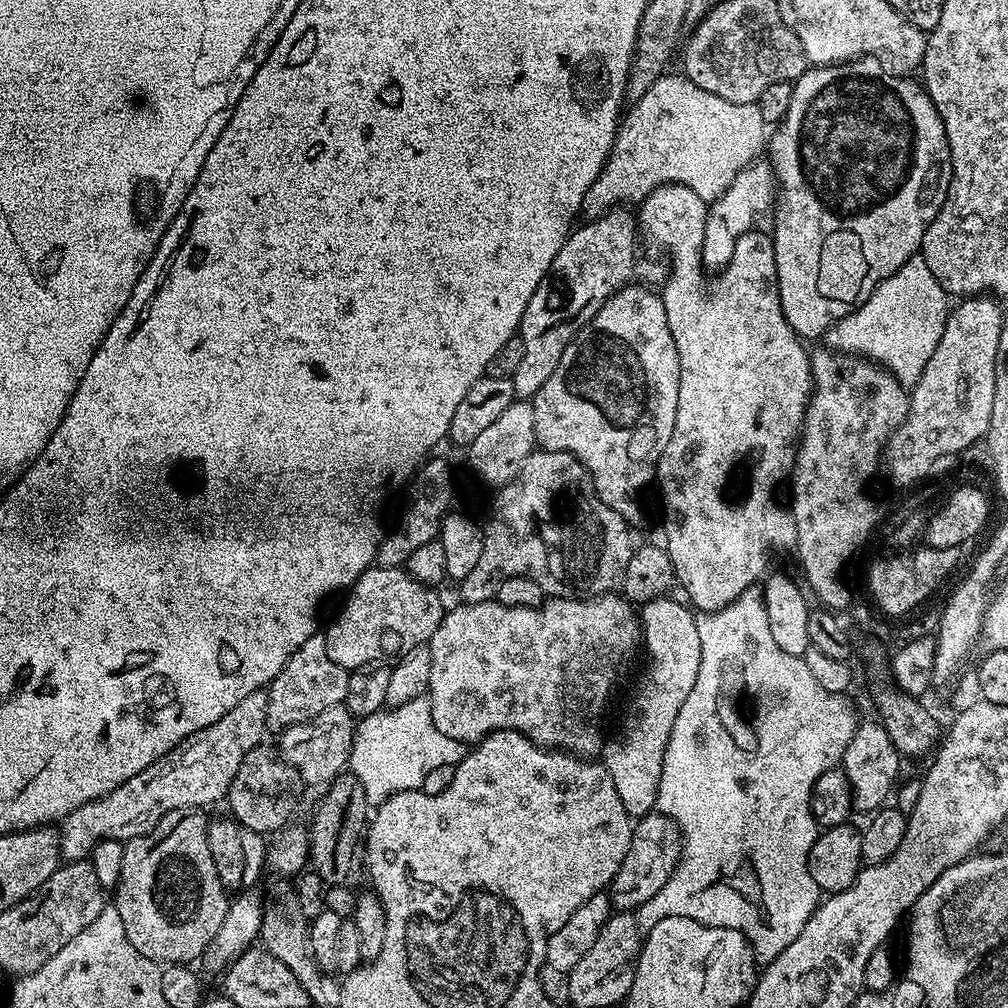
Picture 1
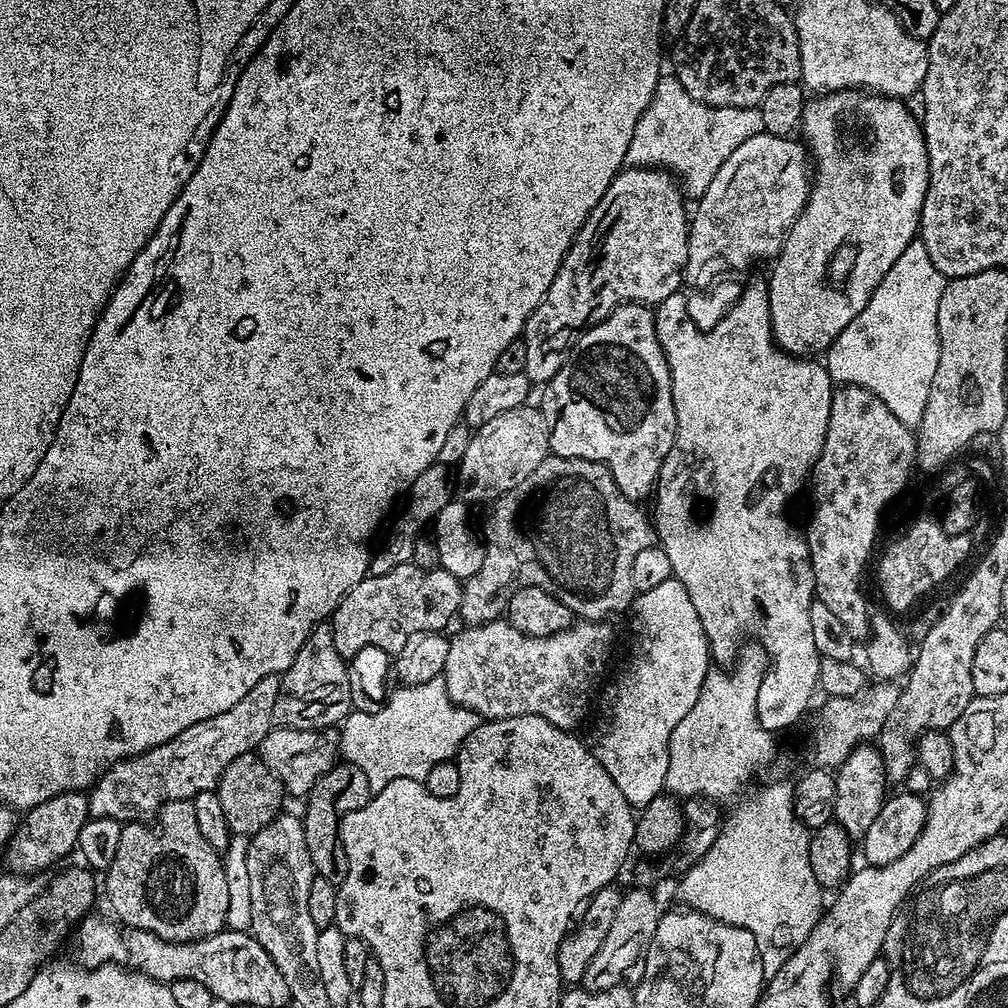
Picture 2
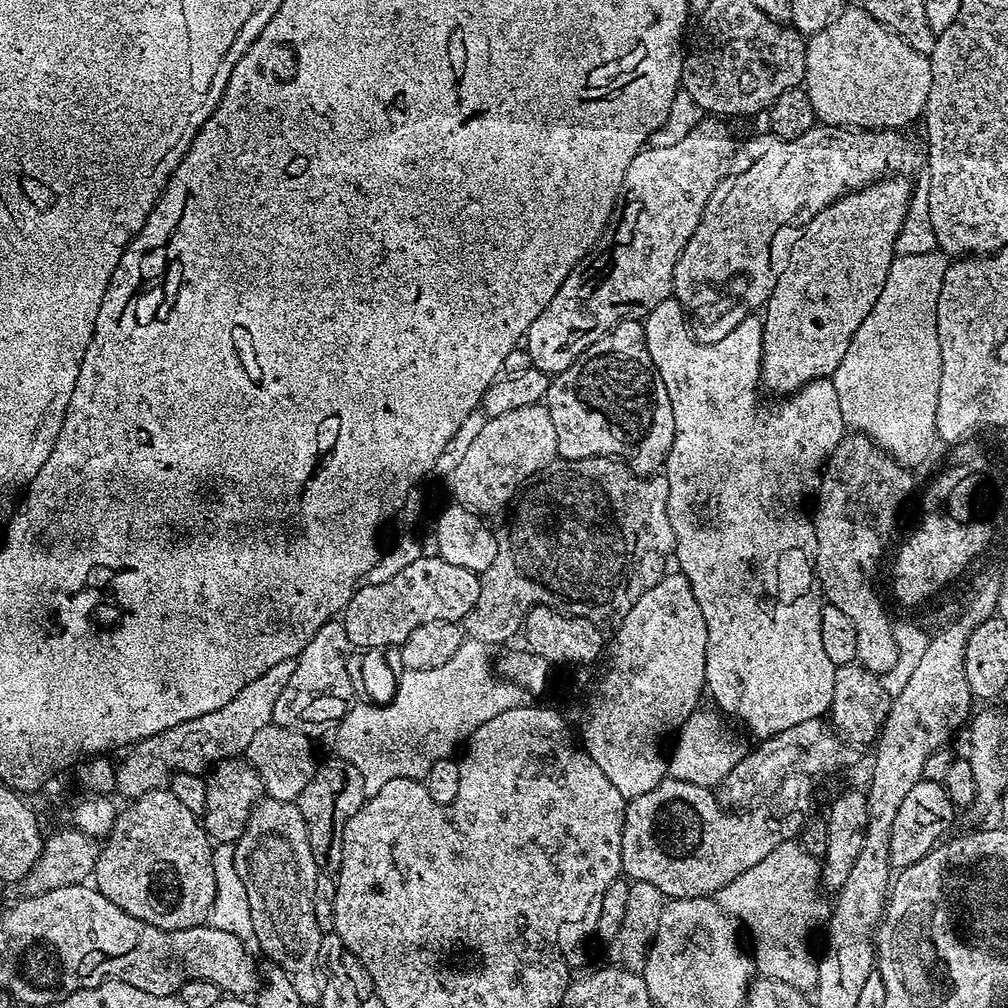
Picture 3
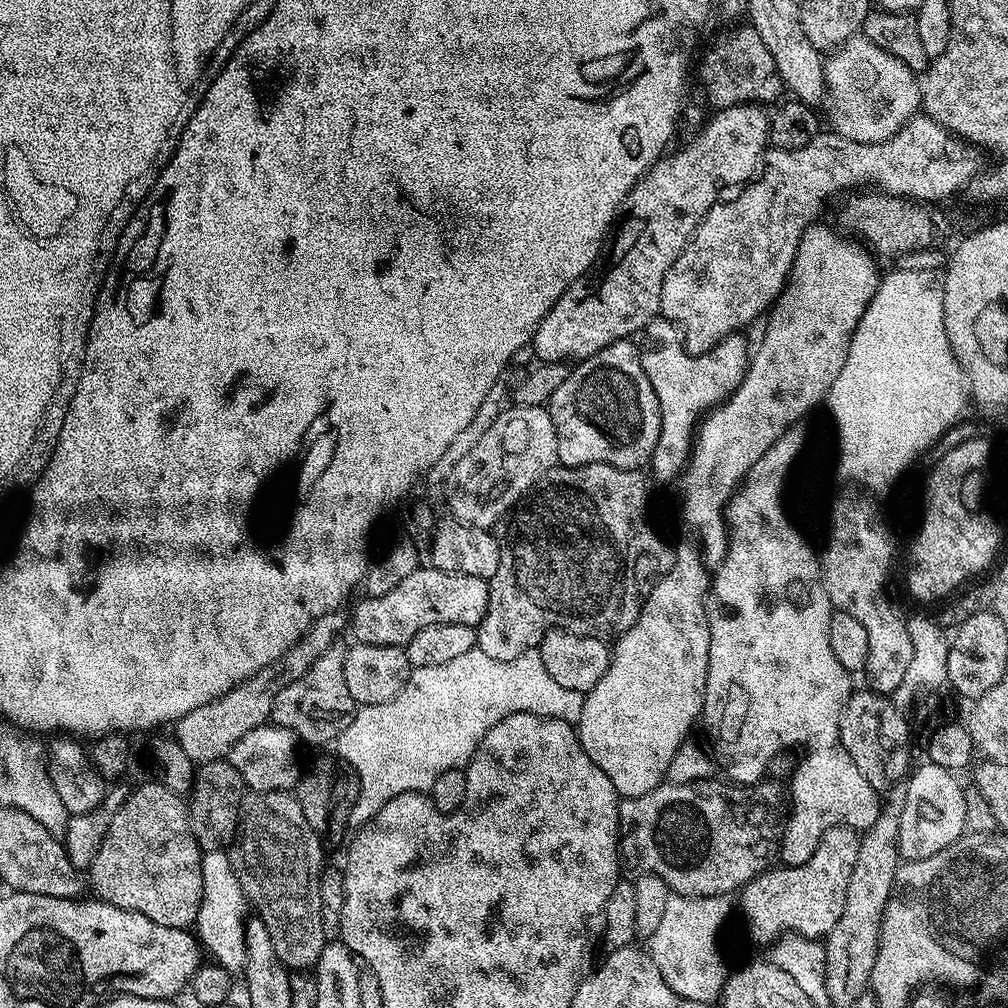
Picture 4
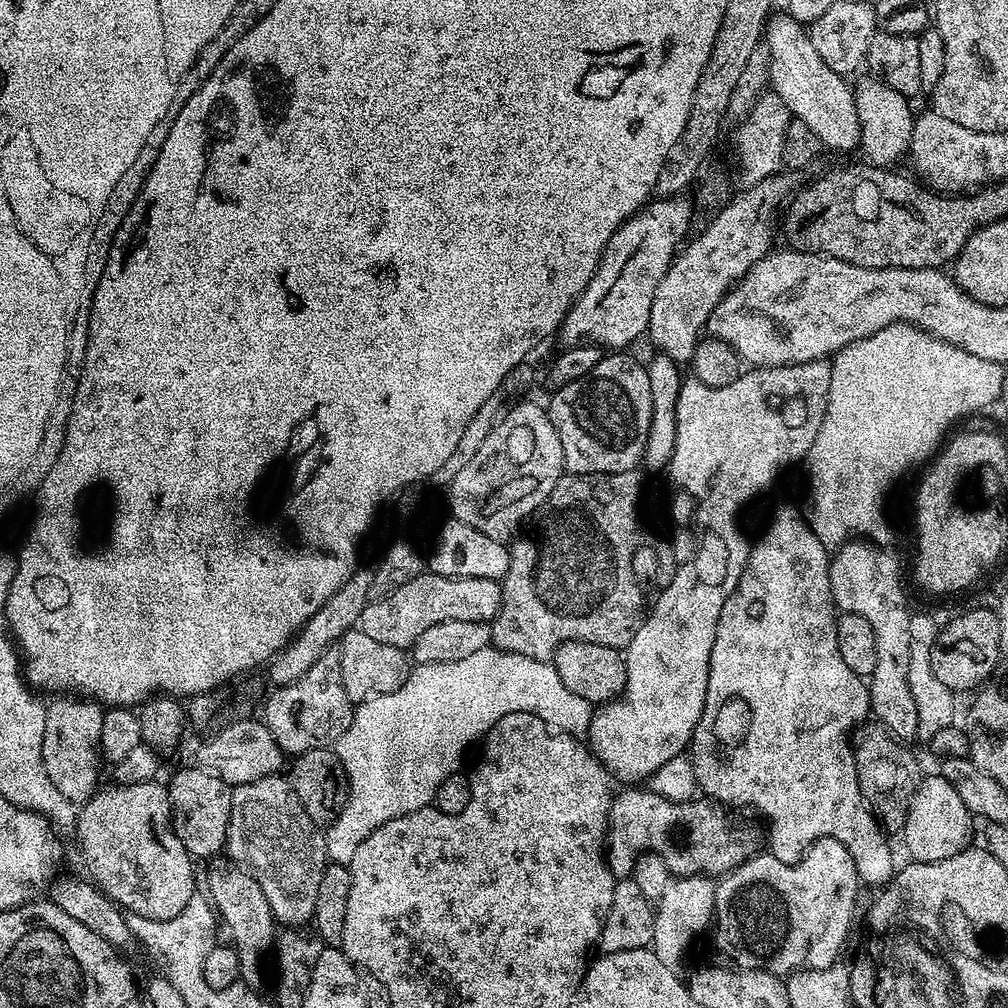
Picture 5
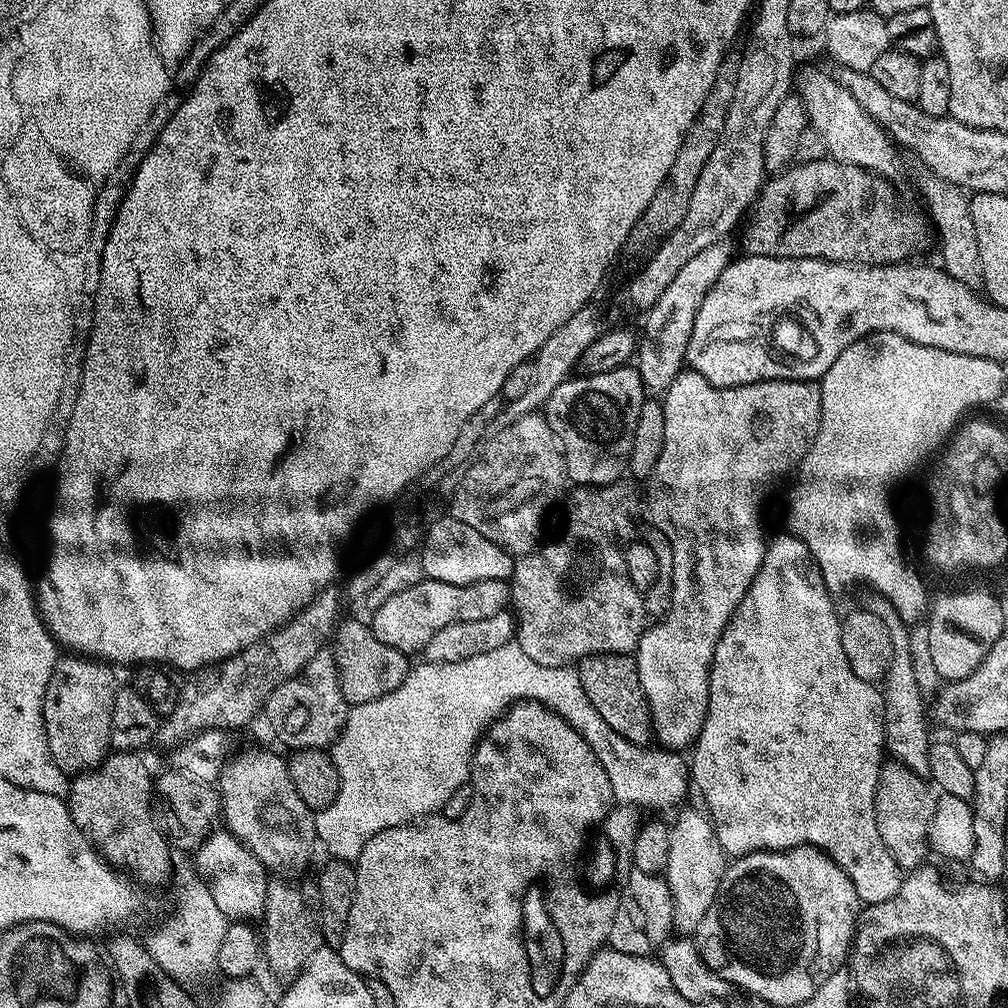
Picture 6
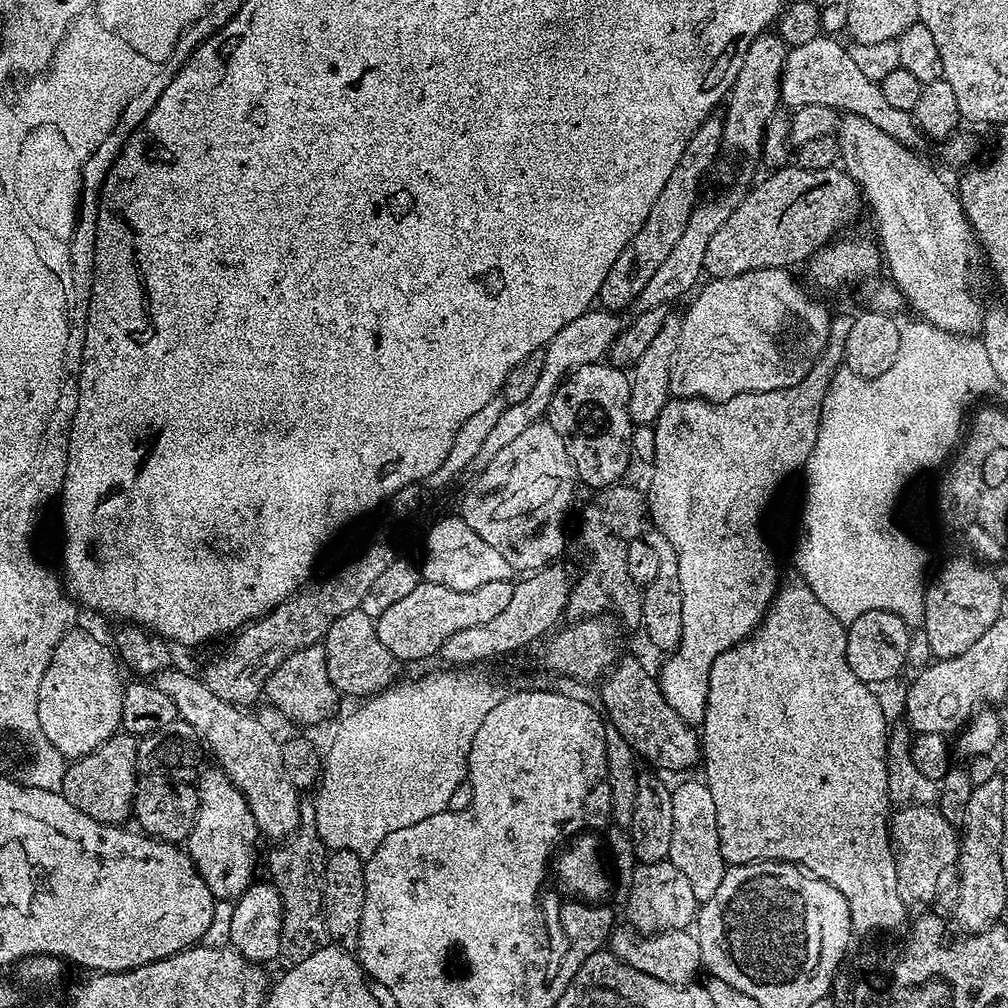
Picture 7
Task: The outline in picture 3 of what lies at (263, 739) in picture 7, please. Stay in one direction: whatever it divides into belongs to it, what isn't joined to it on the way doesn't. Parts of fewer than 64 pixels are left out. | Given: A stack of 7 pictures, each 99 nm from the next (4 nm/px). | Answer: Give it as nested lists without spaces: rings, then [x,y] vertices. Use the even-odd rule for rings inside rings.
[[[261,799],[246,822],[246,830],[237,838],[233,850],[233,866],[246,888],[250,904],[250,921],[253,923],[253,937],[260,943],[262,951],[273,964],[286,970],[286,978],[302,998],[305,1006],[319,1005],[322,989],[326,986],[324,967],[320,964],[321,931],[314,918],[314,890],[318,869],[314,854],[310,854],[310,838],[306,834],[306,822],[302,822],[299,803],[291,800]]]

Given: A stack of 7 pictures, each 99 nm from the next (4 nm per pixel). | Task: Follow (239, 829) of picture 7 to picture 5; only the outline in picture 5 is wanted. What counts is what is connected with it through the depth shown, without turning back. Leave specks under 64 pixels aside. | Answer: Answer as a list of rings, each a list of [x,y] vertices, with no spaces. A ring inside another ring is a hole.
[[[216,858],[207,865],[208,892],[217,917],[228,923],[228,932],[232,935],[231,943],[238,954],[240,980],[249,987],[260,990],[264,984],[264,967],[269,967],[270,957],[278,935],[278,925],[272,916],[270,902],[266,902],[266,894],[262,894],[262,886],[239,864],[227,858]]]

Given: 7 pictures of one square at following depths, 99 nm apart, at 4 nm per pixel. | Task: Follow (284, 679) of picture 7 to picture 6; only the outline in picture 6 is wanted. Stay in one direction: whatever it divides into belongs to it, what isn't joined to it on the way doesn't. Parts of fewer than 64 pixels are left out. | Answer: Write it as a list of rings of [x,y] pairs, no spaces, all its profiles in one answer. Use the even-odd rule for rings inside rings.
[[[325,646],[306,663],[300,672],[284,680],[269,694],[262,716],[268,719],[276,736],[288,747],[323,748],[336,743],[348,717],[350,705],[340,689],[340,679],[336,669],[336,657],[331,647]]]

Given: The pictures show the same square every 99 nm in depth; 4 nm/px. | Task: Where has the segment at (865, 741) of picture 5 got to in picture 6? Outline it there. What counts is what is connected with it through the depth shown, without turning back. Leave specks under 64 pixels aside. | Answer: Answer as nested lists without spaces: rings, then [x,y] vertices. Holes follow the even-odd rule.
[[[881,763],[879,775],[880,781],[874,798],[878,834],[882,834],[886,850],[890,850],[894,862],[900,869],[917,869],[925,863],[924,855],[929,855],[930,852],[928,827],[936,809],[937,797],[932,796],[933,789],[929,781],[911,772],[904,764]]]

